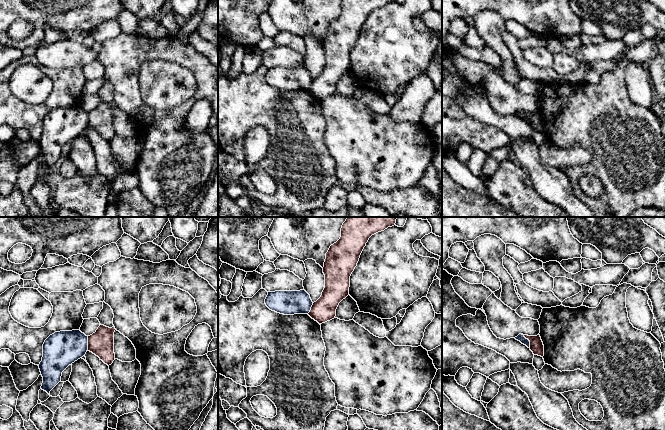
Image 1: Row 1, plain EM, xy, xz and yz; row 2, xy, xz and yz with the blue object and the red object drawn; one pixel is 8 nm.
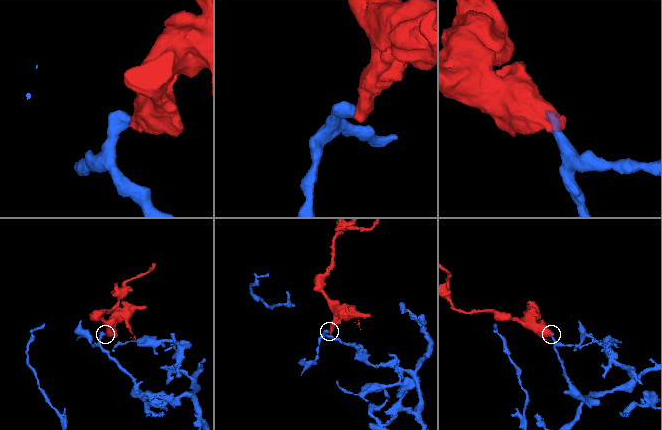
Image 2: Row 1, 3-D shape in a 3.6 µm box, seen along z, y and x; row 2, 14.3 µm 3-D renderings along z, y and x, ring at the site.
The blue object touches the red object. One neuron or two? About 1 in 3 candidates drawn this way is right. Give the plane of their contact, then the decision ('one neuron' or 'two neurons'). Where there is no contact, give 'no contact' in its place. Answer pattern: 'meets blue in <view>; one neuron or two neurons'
meets blue in yz; two neurons

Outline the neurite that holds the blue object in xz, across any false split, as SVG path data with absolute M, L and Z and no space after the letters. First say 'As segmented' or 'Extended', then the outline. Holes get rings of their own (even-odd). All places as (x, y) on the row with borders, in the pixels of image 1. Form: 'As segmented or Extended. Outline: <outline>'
As segmented. Outline: M305 290L268 292L266 306L284 315L308 314L313 302Z

